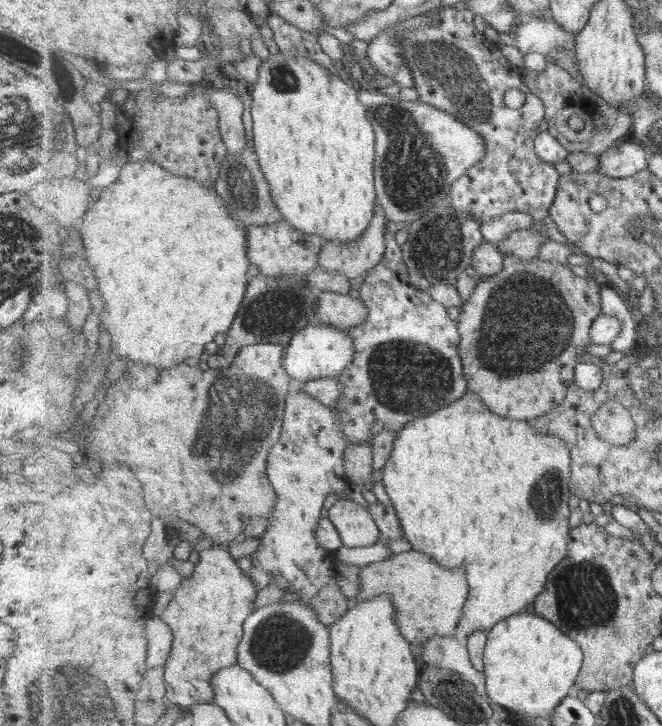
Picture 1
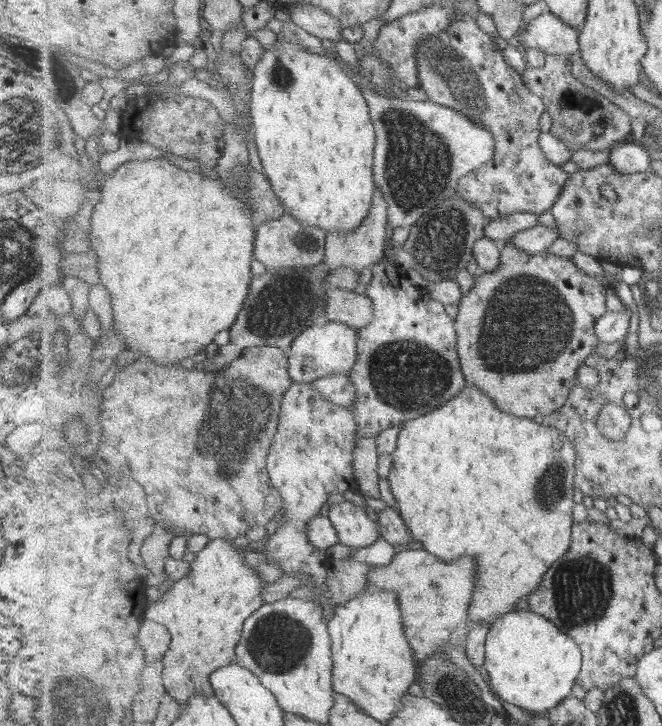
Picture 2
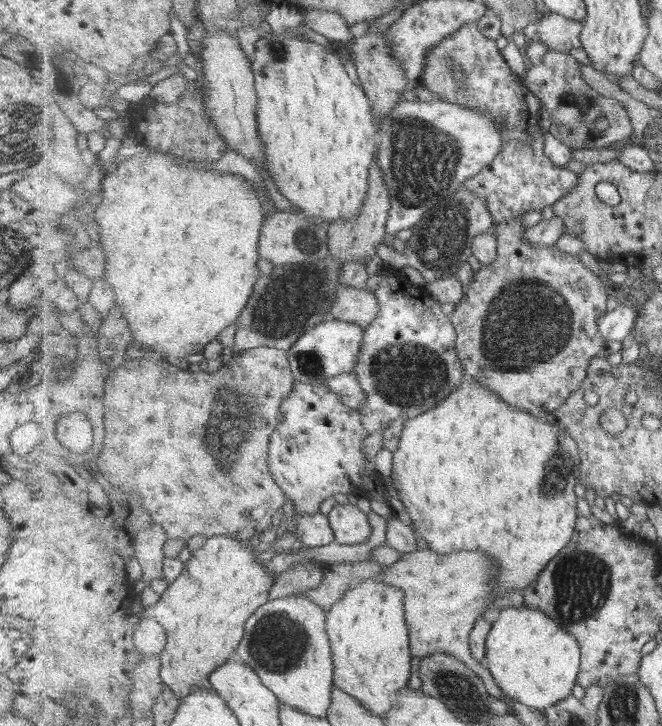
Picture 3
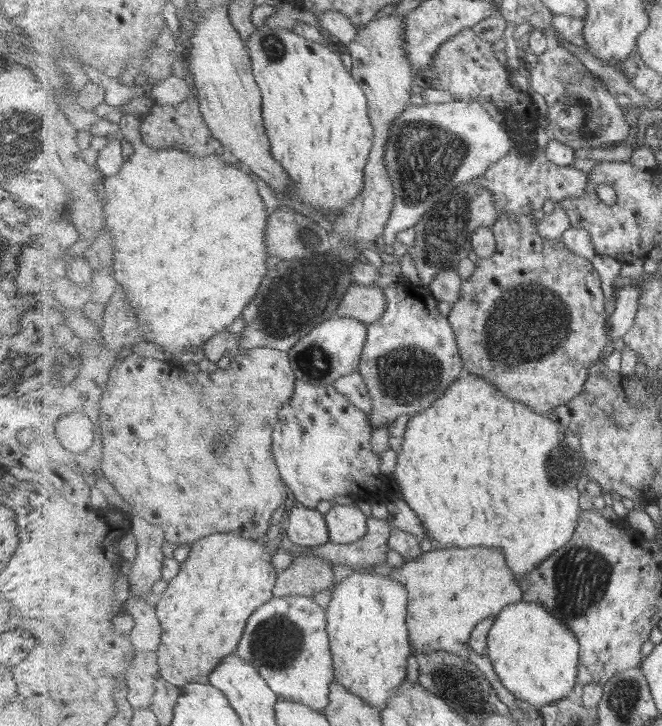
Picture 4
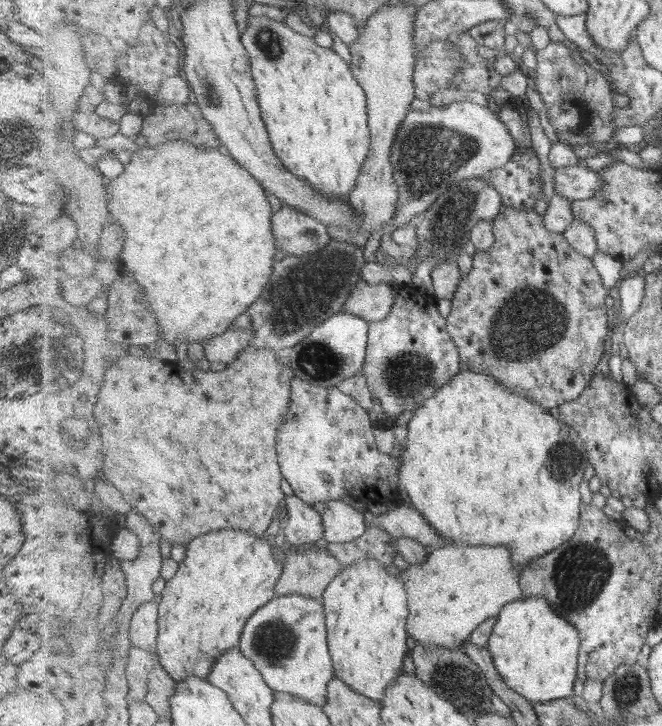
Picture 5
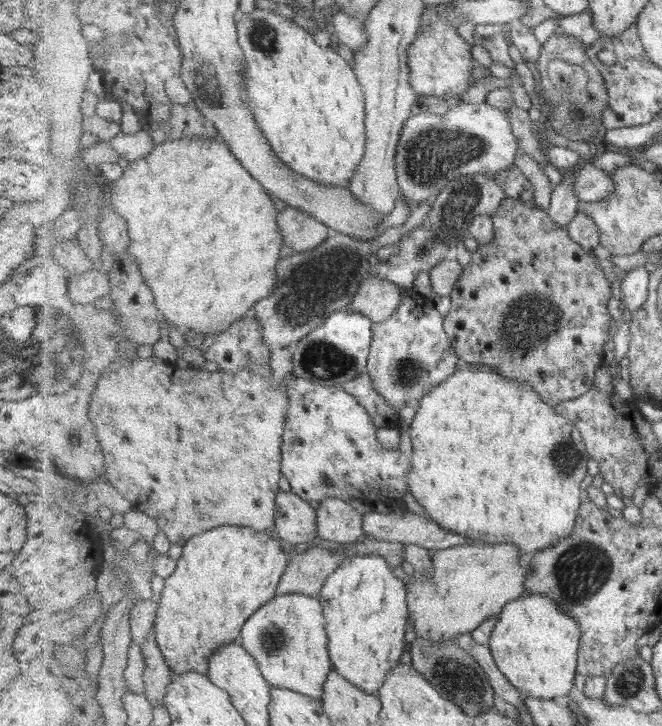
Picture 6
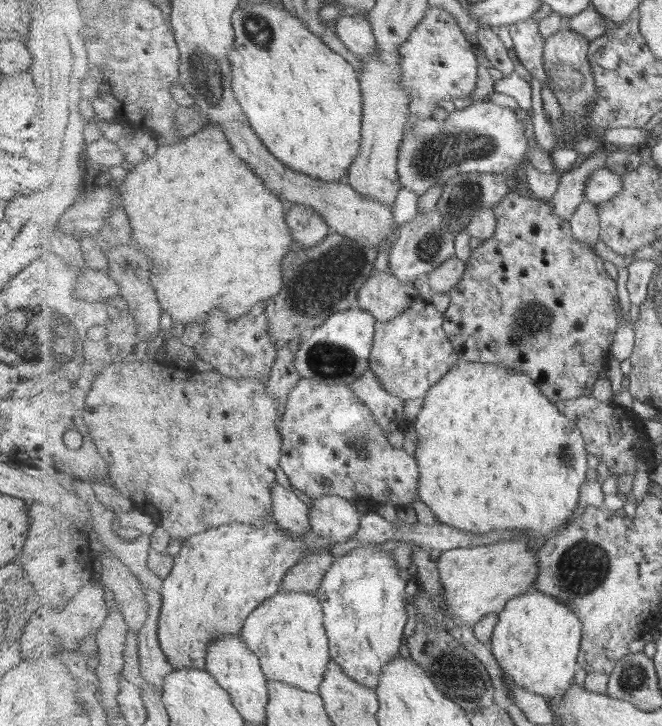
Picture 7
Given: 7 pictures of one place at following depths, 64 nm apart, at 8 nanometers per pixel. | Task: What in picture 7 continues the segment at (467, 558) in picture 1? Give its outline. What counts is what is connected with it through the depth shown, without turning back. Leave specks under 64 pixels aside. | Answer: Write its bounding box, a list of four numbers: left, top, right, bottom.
[412,360,592,549]

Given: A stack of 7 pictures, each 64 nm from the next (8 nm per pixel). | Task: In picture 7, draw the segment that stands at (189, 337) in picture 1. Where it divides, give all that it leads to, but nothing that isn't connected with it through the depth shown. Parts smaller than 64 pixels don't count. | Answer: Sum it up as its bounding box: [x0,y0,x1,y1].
[118,121,293,324]

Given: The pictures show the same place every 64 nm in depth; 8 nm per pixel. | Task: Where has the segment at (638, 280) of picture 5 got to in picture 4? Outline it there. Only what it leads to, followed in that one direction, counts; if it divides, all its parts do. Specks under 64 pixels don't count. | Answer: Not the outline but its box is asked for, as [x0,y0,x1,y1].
[608,284,641,339]

